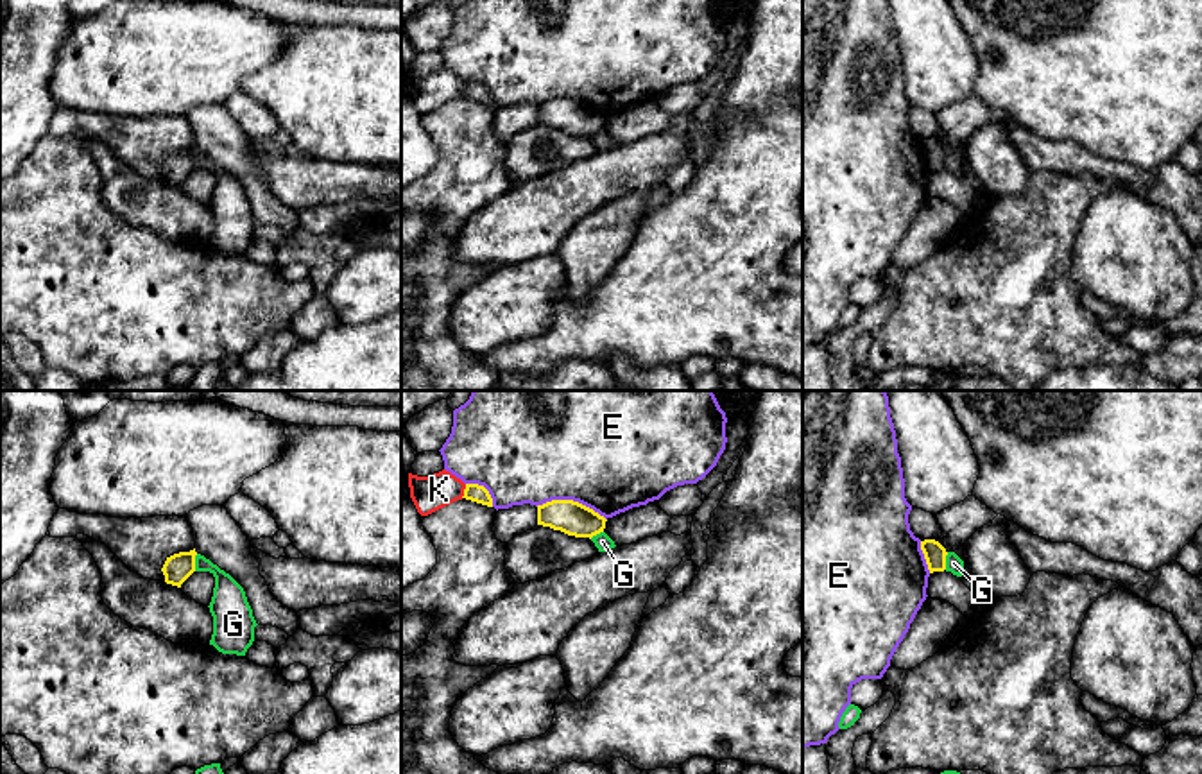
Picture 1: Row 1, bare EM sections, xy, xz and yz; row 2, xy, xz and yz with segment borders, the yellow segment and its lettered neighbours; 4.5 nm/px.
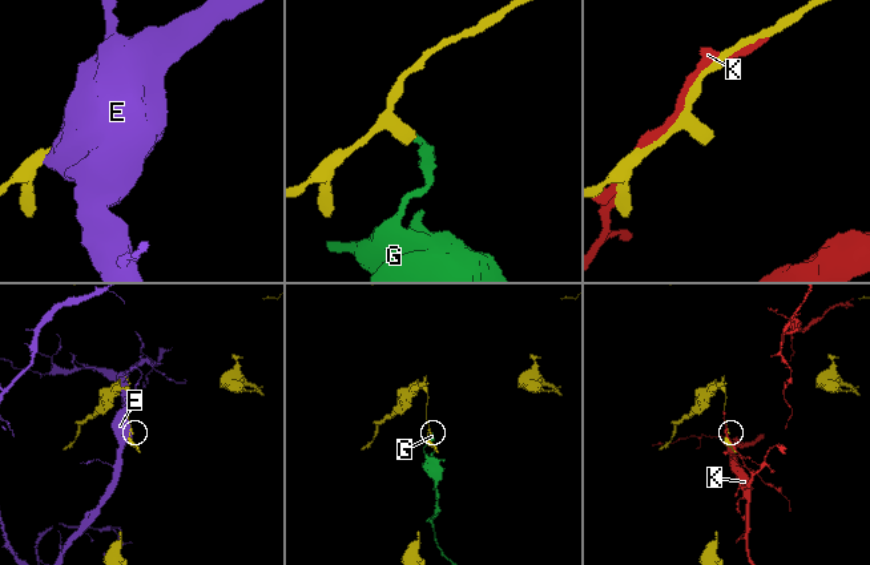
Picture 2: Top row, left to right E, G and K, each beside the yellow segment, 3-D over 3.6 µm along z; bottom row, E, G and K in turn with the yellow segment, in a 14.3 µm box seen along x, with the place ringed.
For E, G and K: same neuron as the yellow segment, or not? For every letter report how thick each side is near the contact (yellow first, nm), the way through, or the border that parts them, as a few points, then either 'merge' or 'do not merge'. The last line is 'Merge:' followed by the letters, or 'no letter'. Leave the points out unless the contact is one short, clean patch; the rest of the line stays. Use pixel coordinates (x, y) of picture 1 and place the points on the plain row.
E: 150/480 nm | do not merge
G: 120/170 nm | along xy (197, 153), (194, 169) | do not merge
K: 80/160 nm | do not merge
Merge: no letter

